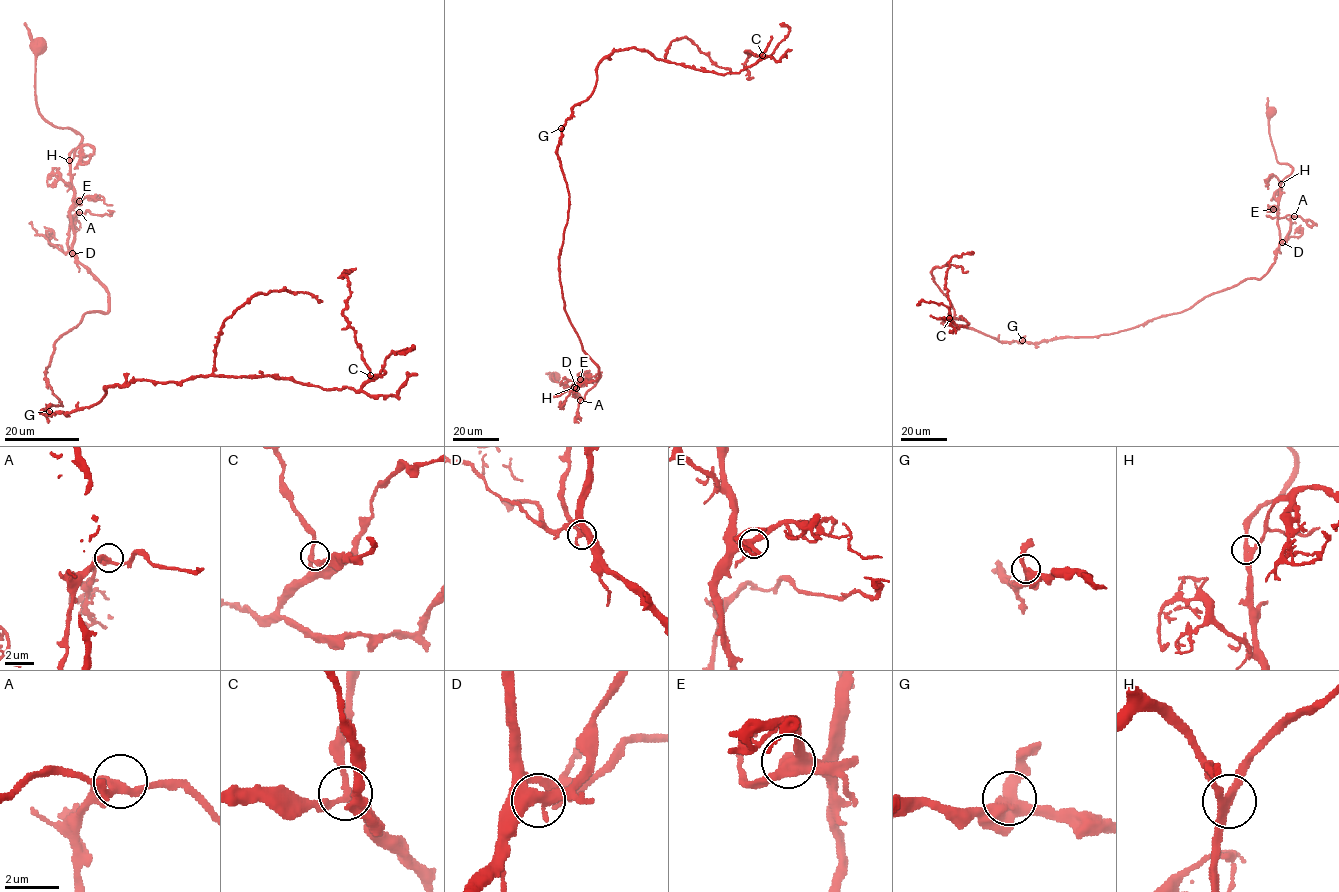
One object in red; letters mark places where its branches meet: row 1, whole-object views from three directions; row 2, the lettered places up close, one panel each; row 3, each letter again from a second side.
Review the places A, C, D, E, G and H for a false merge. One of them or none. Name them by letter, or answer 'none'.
none

